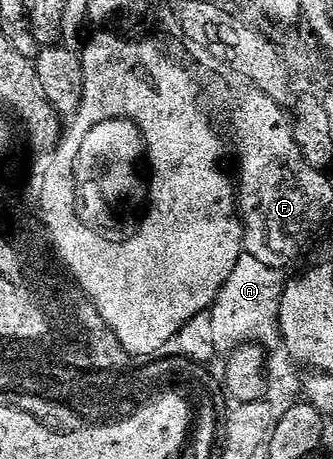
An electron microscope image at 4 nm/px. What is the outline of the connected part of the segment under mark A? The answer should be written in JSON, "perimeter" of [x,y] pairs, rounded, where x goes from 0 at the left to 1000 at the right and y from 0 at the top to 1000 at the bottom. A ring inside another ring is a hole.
{"perimeter":[[[727,547],[628,671],[646,754],[694,765],[724,747],[757,745],[790,754],[811,769],[841,765],[850,754],[841,734],[841,664],[856,610],[850,588],[808,582]]]}

